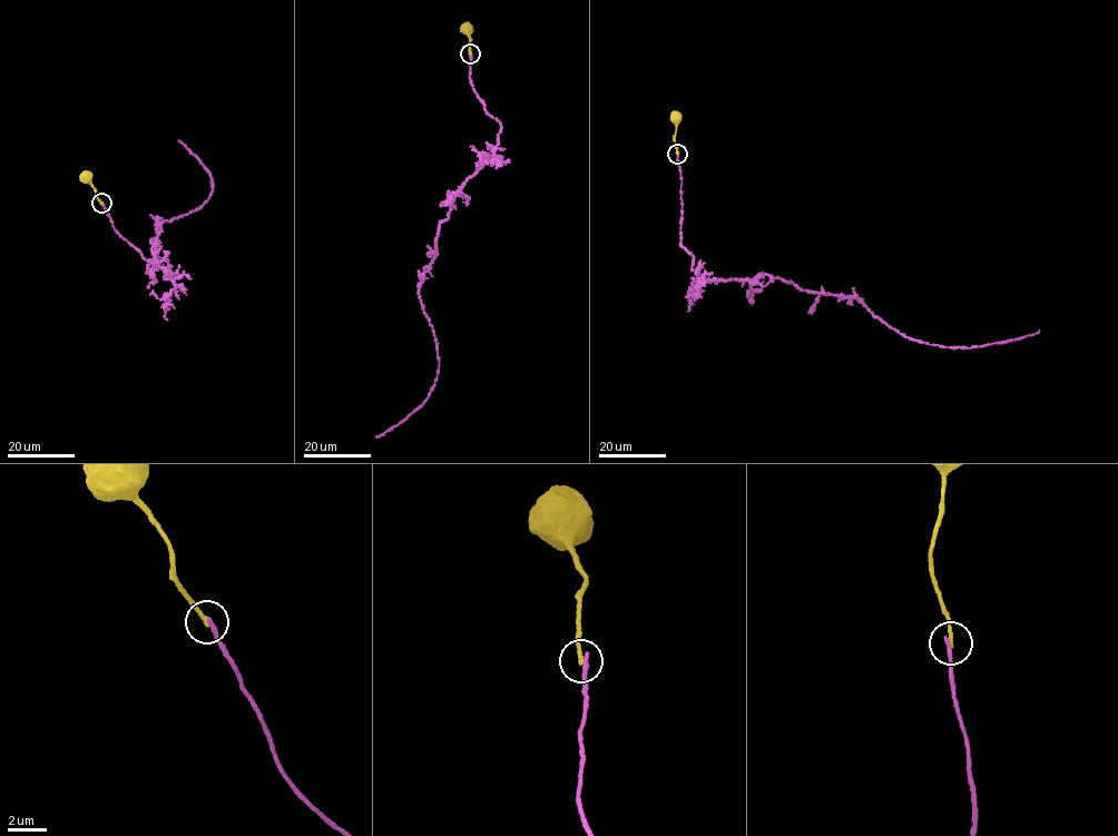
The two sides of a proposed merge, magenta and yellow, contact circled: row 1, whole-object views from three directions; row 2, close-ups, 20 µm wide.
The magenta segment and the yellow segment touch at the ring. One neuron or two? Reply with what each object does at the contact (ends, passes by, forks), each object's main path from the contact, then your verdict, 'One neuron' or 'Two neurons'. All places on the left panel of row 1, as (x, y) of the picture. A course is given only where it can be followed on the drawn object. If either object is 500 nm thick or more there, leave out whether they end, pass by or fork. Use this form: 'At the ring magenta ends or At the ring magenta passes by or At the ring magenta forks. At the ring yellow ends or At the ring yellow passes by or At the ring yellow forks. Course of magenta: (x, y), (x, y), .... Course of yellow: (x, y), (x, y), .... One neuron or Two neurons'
At the ring magenta ends. At the ring yellow ends. Course of magenta: (101, 203), (173, 277), (151, 249), (157, 222), (198, 208), (213, 187), (178, 140). Course of yellow: (101, 203), (85, 171). Two neurons

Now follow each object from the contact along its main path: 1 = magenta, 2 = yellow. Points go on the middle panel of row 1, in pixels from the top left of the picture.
1: (470, 53), (471, 86), (501, 129), (493, 154), (452, 196), (418, 292), (437, 343), (435, 384), (375, 436)
2: (470, 53), (471, 28), (468, 25)

